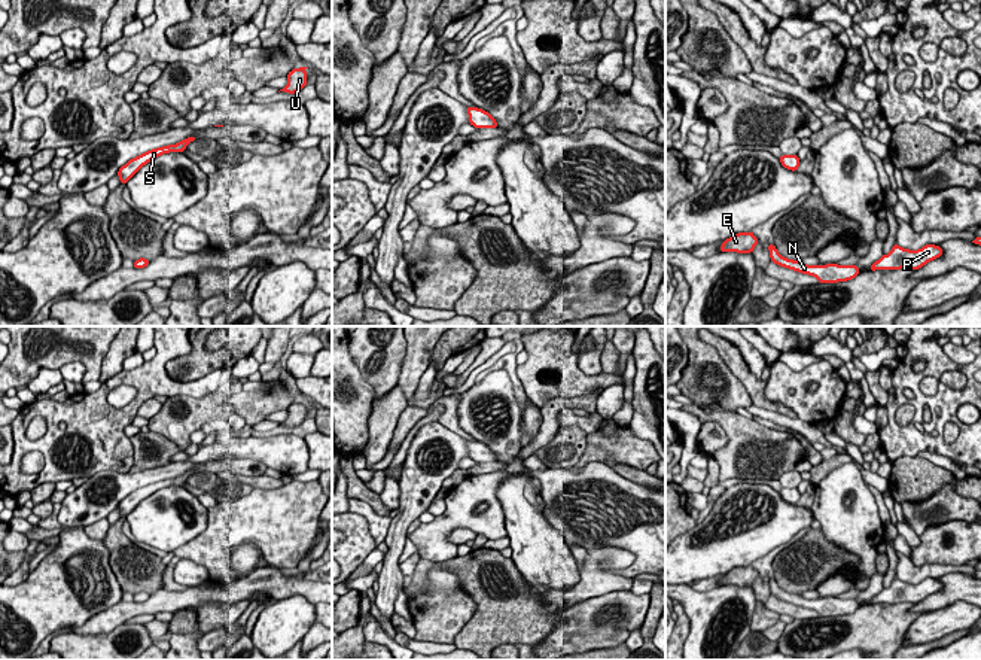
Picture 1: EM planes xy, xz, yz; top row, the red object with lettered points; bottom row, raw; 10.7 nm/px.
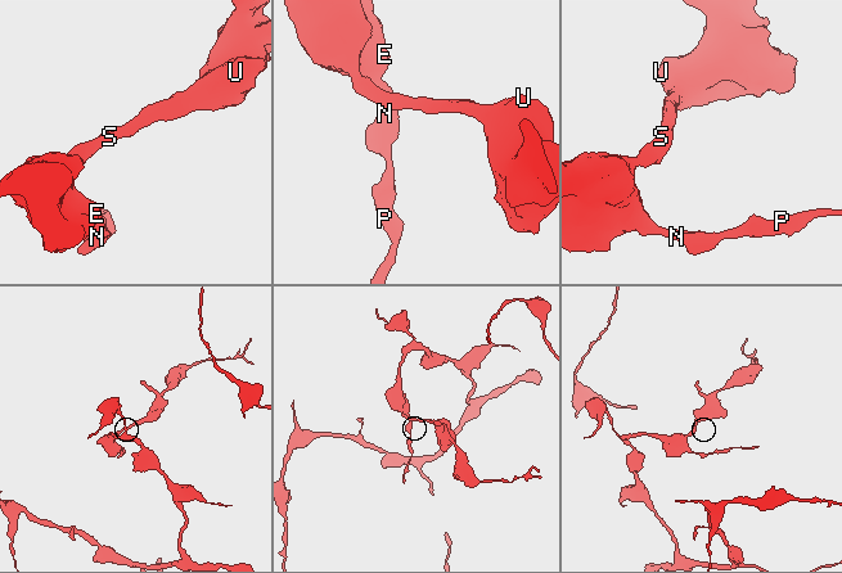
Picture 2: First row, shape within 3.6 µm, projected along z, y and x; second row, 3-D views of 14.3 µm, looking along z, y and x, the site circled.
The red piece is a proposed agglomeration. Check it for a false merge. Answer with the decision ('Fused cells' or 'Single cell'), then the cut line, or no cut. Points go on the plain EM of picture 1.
Single cell. No split

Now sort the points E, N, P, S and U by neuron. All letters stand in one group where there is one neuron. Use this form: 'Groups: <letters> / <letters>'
Groups: E N P S U

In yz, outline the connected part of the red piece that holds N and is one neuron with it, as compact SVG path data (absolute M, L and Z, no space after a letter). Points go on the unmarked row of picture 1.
M768 578L771 596L776 596L780 600L813 609L819 617L838 617L854 612L860 603L856 599L805 599L801 594L793 594L782 590L774 578Z

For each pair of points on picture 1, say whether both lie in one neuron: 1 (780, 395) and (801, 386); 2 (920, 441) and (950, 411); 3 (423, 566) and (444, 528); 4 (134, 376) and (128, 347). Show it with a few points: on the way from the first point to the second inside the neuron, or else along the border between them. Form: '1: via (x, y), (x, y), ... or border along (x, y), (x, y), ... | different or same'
1: via (785, 391), (789, 386), (797, 386) | same
2: via (928, 434), (943, 419) | same
3: border along (420, 557), (435, 563) | different
4: border along (122, 368), (101, 383) | different

